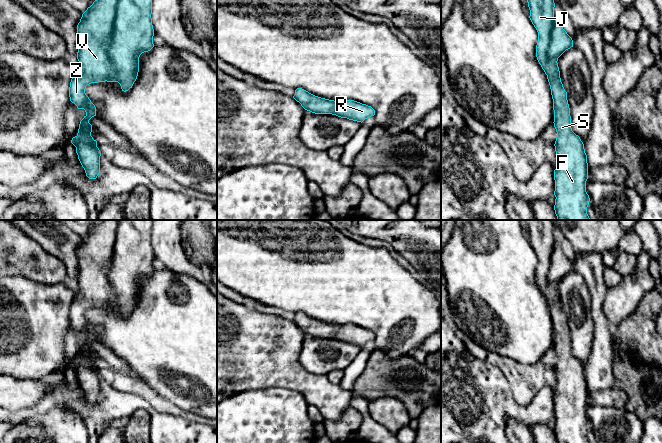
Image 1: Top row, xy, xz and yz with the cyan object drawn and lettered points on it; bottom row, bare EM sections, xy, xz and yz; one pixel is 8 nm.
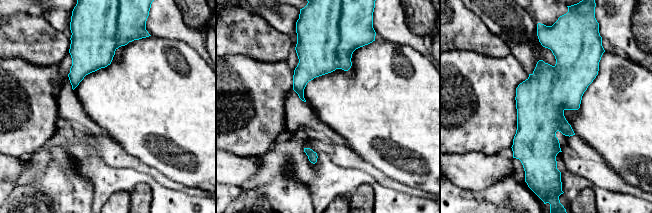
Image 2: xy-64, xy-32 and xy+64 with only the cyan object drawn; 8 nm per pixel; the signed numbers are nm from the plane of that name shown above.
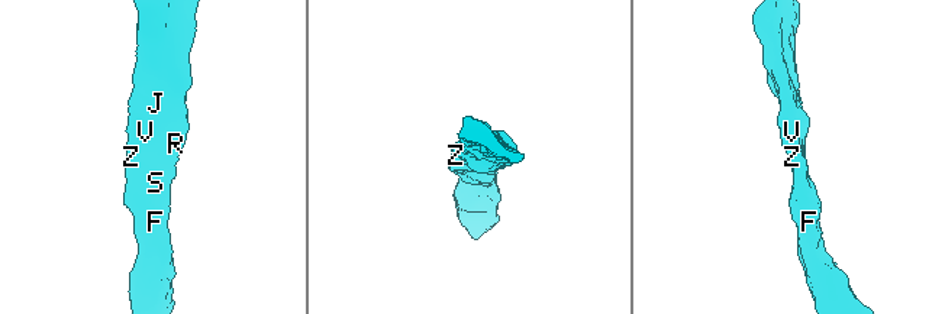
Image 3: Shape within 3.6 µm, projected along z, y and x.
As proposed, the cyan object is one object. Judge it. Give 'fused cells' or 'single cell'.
single cell

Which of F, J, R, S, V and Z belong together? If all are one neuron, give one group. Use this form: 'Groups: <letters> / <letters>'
Groups: F J R S V Z

